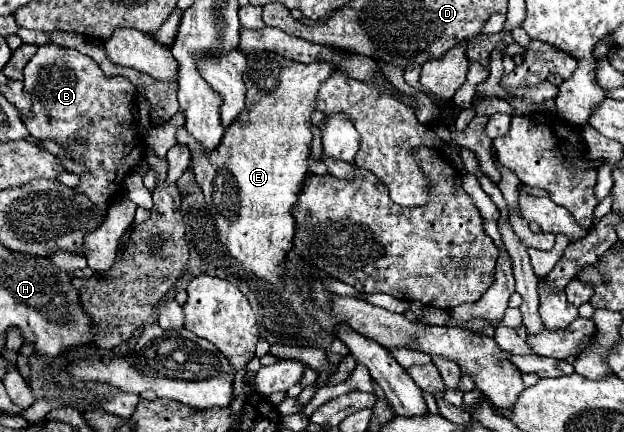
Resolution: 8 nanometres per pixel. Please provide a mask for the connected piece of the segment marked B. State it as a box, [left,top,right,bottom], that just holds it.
[22,44,144,222]

